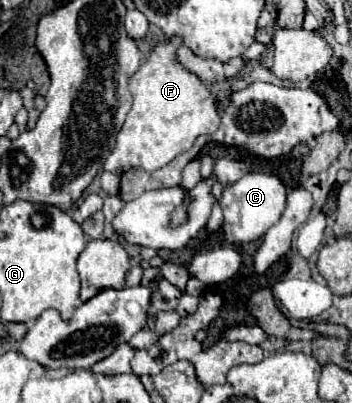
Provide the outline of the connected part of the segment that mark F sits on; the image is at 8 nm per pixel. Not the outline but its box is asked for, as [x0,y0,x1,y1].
[103,36,219,174]

